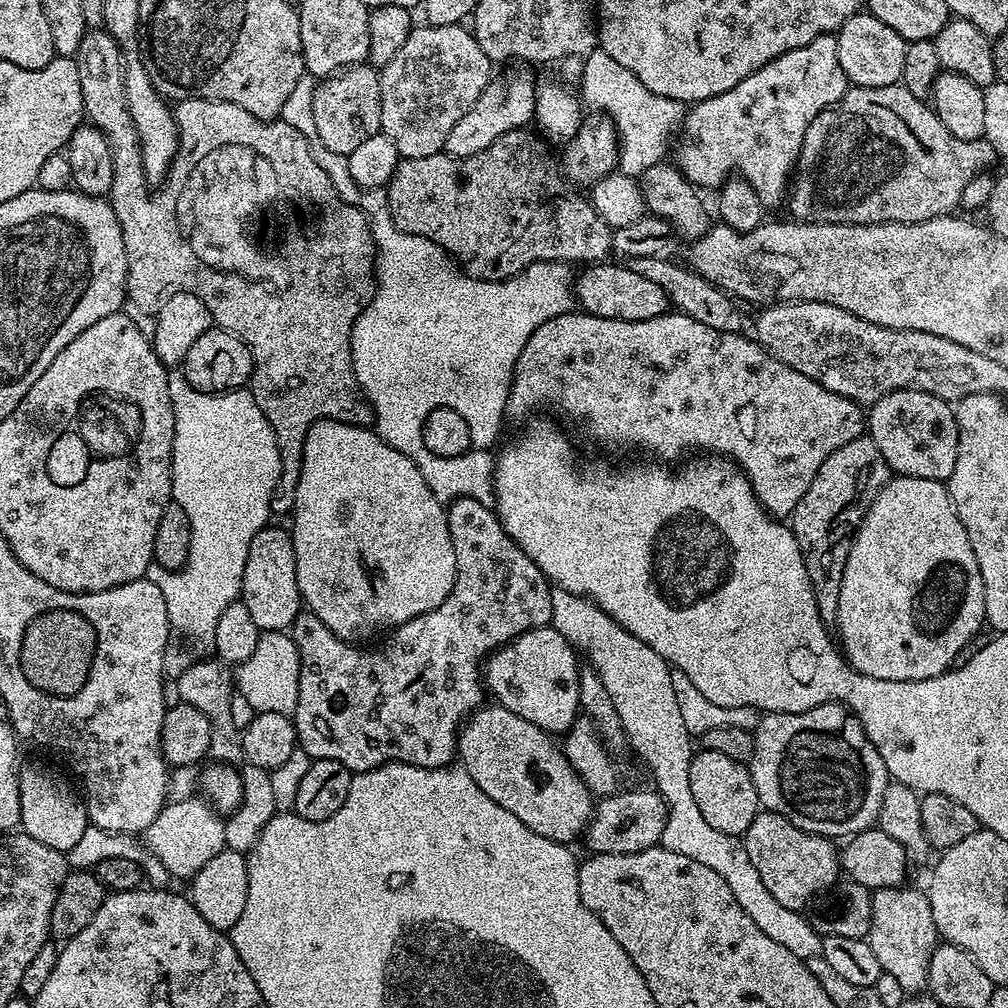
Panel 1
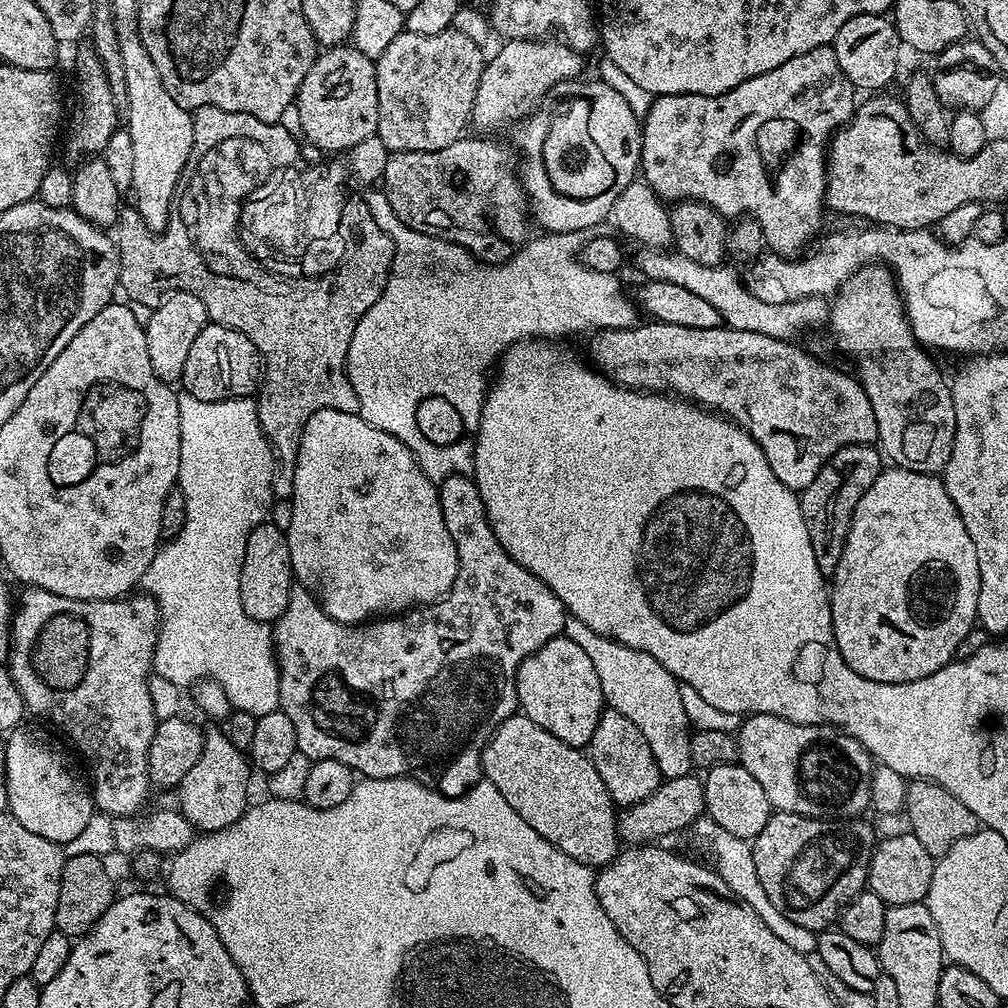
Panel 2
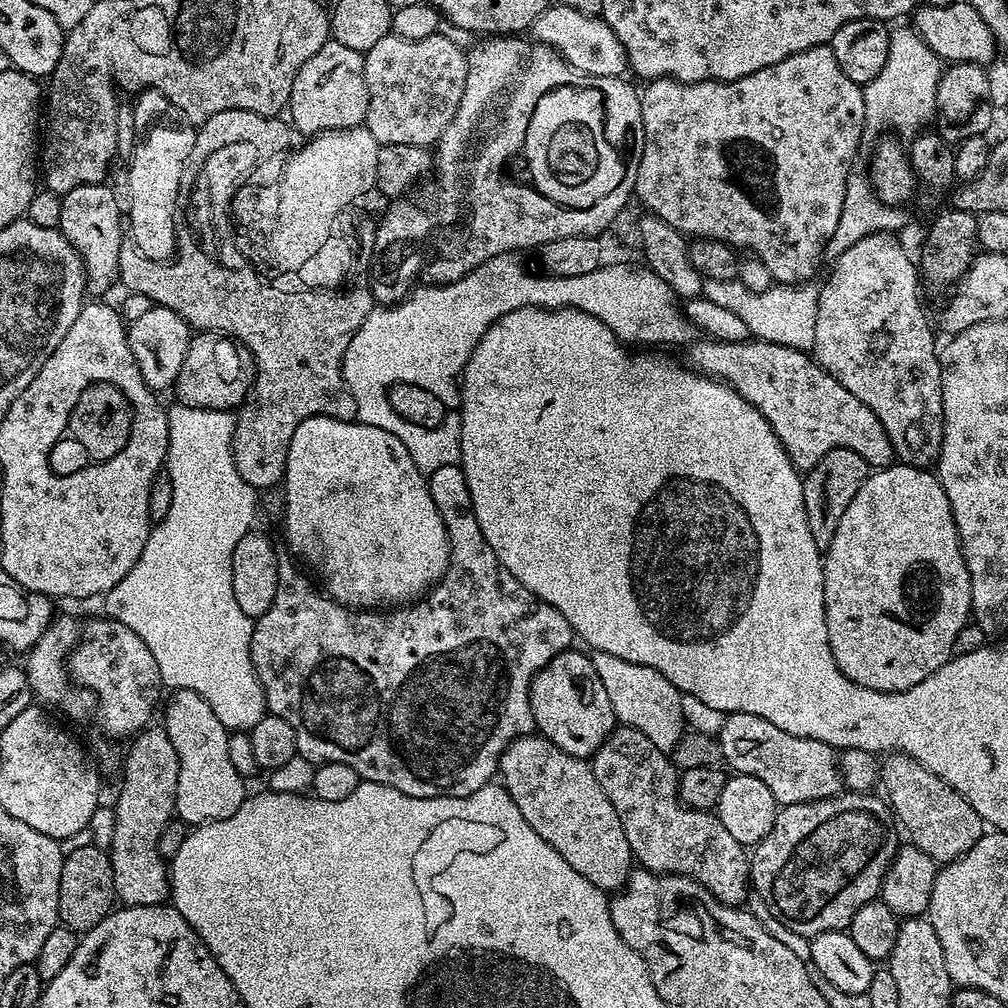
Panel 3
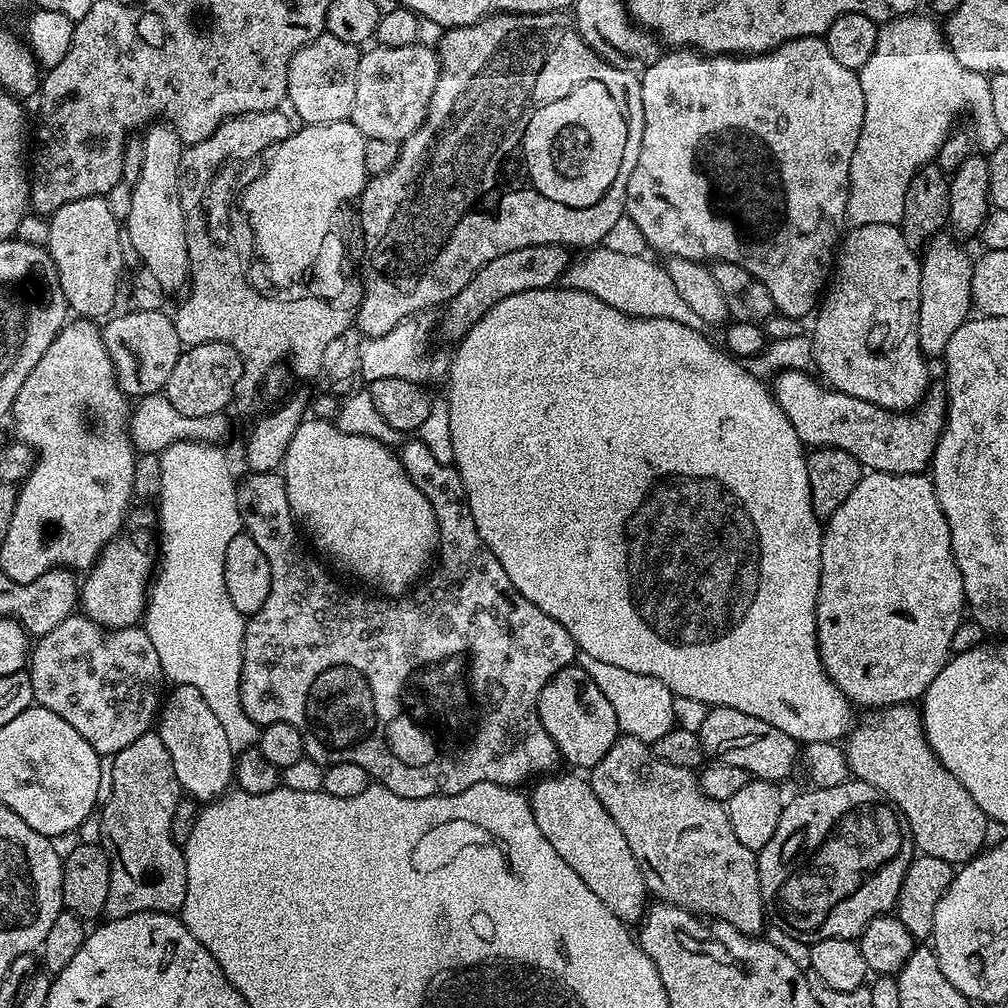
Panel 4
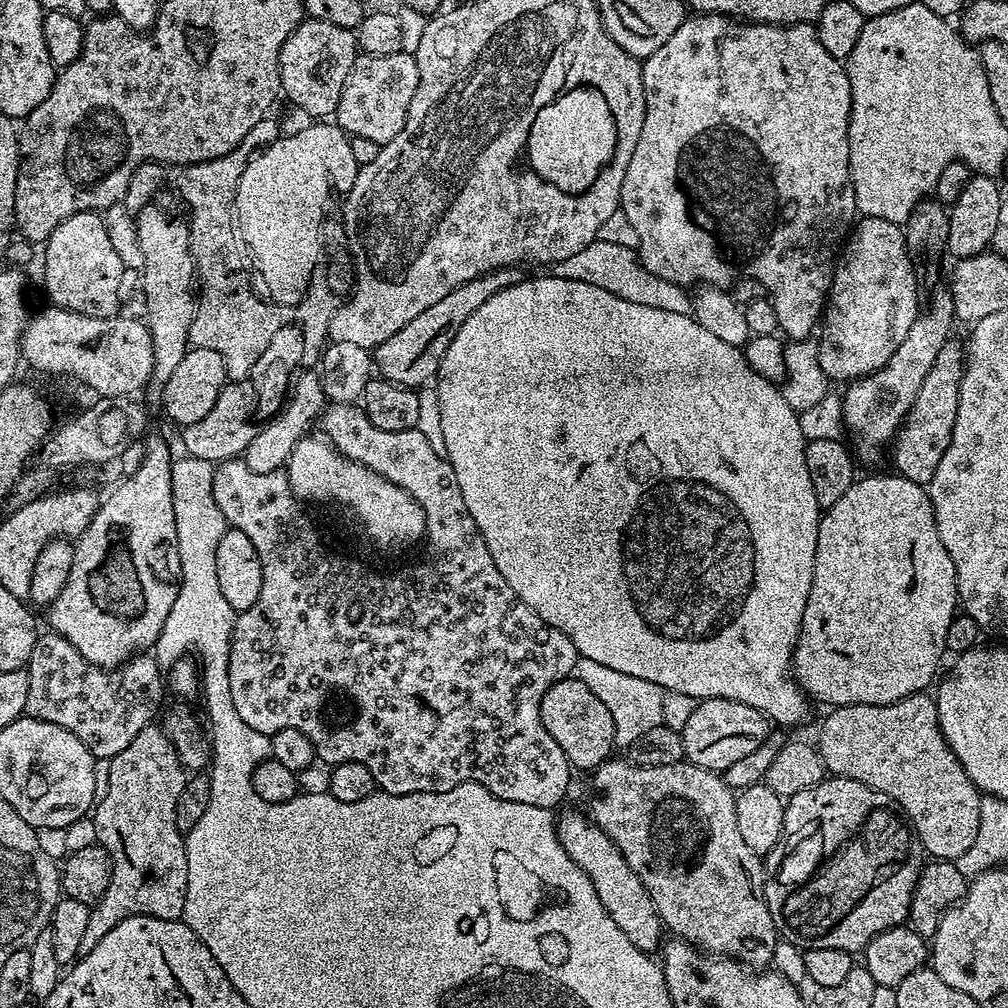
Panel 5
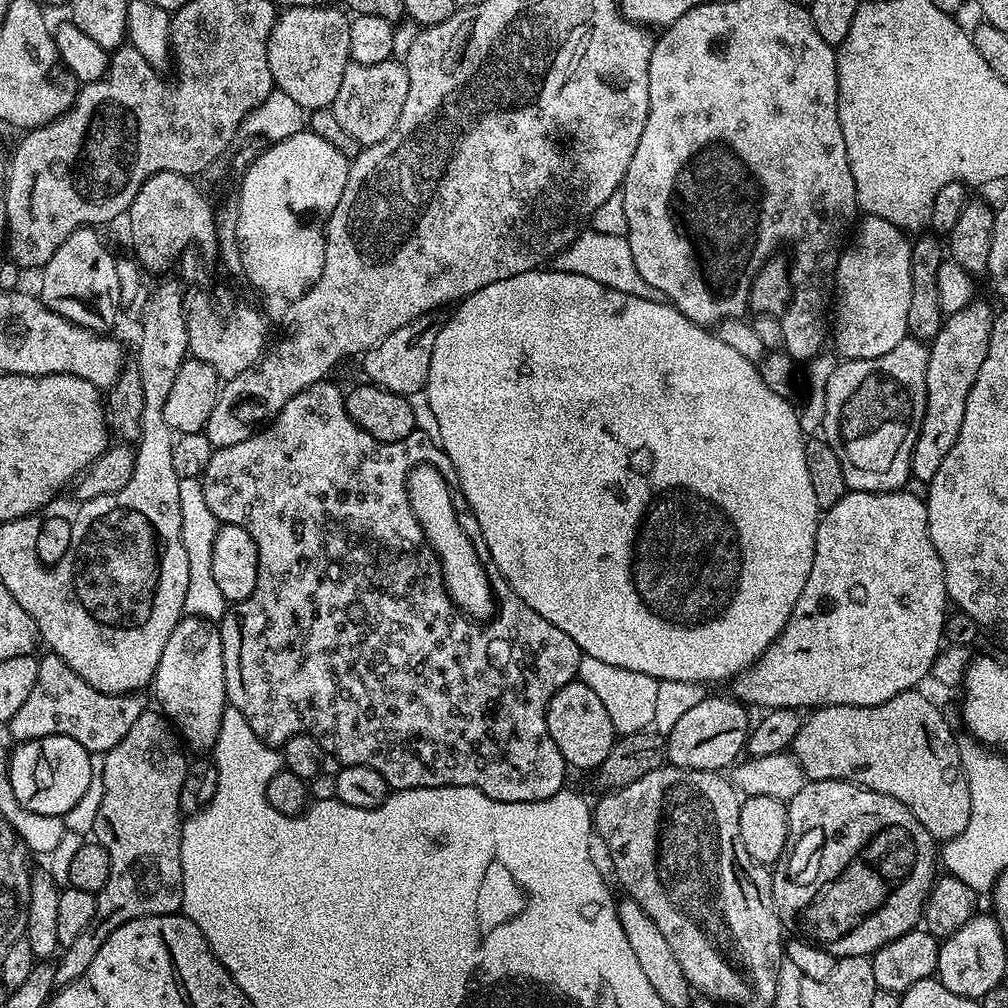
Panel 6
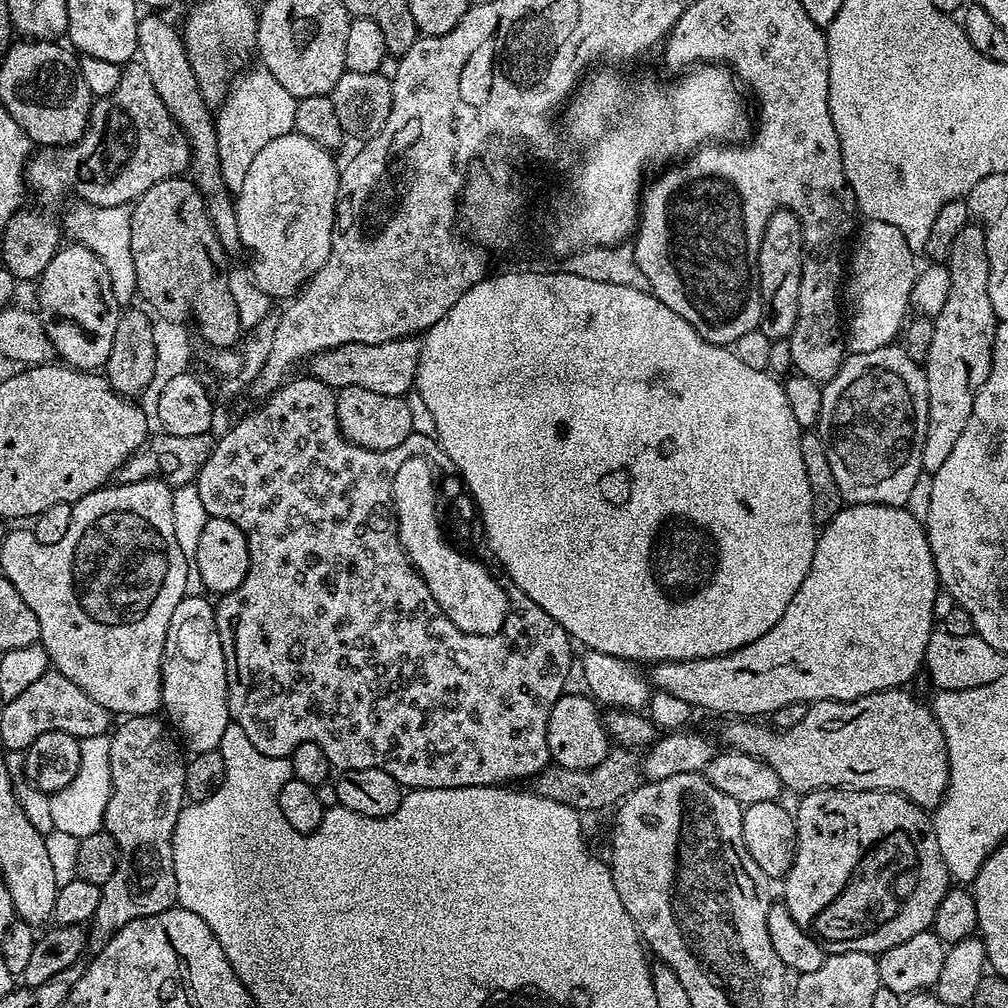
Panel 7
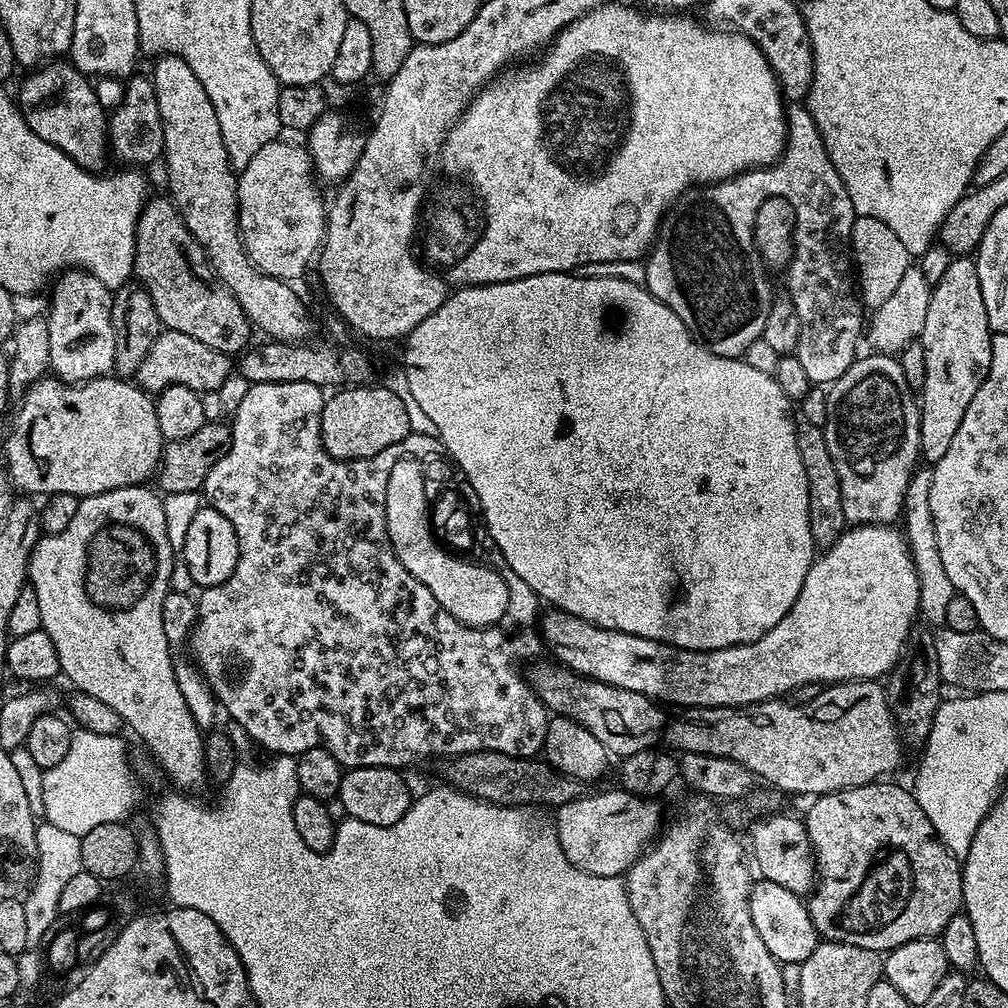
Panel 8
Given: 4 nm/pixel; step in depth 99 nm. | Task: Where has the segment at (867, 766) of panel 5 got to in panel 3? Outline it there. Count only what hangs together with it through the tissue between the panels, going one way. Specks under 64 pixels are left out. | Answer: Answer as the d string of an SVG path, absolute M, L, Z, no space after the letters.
M897 751L885 755L880 764L880 780L882 788L884 784L888 791L887 799L899 827L903 831L905 828L914 847L930 854L937 865L943 866L957 860L985 835L986 825L978 810L974 810L974 806L970 806L958 790L942 782L938 774L926 770L926 766L919 764L913 756Z

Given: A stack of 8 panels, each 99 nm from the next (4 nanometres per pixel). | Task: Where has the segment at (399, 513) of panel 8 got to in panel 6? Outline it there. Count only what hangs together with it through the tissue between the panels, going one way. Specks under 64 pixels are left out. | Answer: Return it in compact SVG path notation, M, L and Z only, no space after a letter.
M419 464L412 468L406 486L415 517L423 526L423 534L440 560L444 584L453 604L473 621L490 620L496 612L495 592L492 591L485 563L481 562L475 546L456 516L456 508L448 490L449 481L432 464Z

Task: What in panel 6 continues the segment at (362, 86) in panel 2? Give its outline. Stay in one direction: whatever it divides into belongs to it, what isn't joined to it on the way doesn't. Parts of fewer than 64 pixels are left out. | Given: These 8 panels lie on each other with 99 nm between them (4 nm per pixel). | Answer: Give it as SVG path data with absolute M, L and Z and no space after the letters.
M285 8L277 15L272 26L268 39L272 83L279 91L290 94L290 98L294 98L294 102L305 110L331 108L334 98L338 98L338 89L342 87L342 74L346 74L346 66L352 59L349 17L337 8Z

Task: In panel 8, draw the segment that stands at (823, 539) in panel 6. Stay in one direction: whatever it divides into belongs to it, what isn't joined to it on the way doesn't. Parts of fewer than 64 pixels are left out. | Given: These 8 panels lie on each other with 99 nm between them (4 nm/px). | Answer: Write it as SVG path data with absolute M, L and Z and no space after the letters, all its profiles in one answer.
M867 524L849 527L838 542L823 549L813 559L806 582L802 582L802 590L798 590L798 598L794 598L794 606L786 618L782 618L774 630L749 644L695 652L618 630L606 630L580 616L559 610L545 611L539 617L538 631L547 651L549 648L557 656L553 657L577 676L618 686L622 690L634 690L665 705L677 704L680 710L741 708L763 700L787 697L796 687L808 683L831 686L848 680L879 681L887 677L900 662L919 611L918 574L903 531L890 524Z

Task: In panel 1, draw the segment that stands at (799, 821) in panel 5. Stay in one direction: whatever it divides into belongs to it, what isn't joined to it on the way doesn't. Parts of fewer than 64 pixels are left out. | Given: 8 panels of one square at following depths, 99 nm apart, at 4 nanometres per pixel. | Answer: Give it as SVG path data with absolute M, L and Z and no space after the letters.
M757 812L742 839L746 854L750 854L750 863L758 870L758 878L762 878L766 890L770 890L782 906L795 912L807 909L808 900L816 895L827 893L841 875L840 852L832 845L835 843L827 836L815 836L794 826L779 812Z

